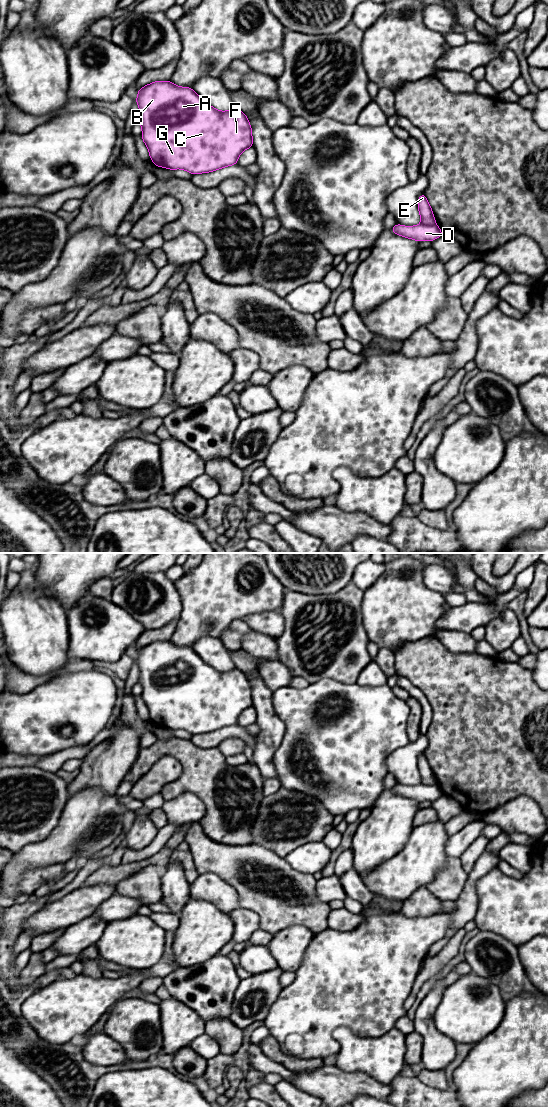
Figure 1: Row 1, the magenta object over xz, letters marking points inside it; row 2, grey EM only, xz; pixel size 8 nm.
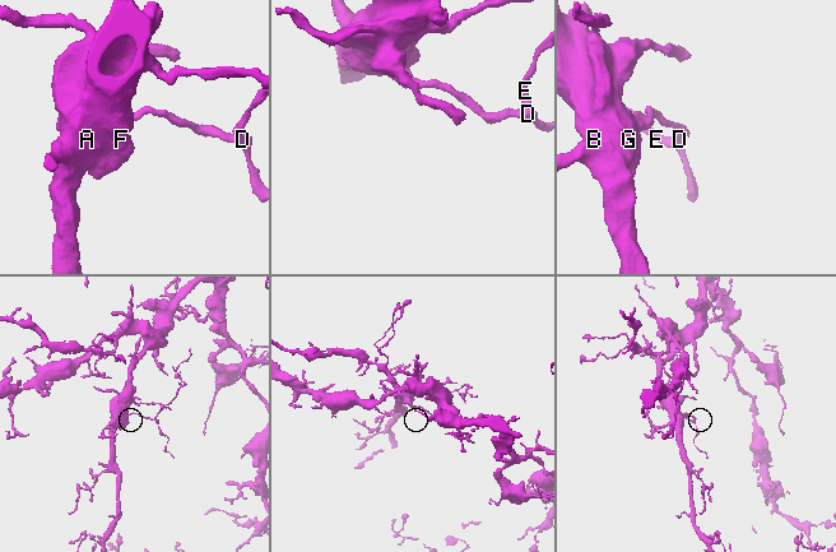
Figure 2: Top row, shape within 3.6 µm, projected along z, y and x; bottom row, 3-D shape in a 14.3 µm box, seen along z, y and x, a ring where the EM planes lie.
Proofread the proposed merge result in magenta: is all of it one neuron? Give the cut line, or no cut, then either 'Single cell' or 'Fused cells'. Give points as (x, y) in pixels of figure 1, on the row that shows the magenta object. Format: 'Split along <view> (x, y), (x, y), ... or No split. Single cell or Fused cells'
Split along xz (421, 223), (434, 224). Fused cells

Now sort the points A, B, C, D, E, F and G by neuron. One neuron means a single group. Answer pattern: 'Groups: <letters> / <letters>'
Groups: A B C D F G / E

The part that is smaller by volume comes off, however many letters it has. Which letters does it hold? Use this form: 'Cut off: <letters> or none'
Cut off: E

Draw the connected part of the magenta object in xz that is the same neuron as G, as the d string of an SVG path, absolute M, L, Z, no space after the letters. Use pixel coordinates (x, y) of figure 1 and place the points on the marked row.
M156 81L139 89L135 100L140 110L142 140L157 167L183 169L192 175L208 173L236 165L240 154L253 146L252 128L245 113L237 108L219 111L206 103L192 88L179 87L171 81Z

